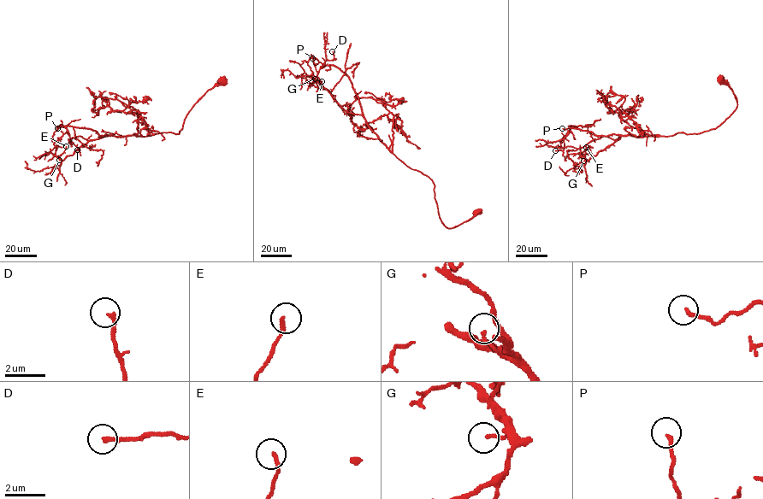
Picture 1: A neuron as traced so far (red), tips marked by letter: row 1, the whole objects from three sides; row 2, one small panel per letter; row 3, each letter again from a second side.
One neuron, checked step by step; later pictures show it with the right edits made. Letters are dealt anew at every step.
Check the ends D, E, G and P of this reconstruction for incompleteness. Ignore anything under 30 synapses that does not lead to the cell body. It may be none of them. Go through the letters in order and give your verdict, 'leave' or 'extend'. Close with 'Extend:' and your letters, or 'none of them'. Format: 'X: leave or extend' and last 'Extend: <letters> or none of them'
D: leave
E: leave
G: leave
P: leave
Extend: none of them

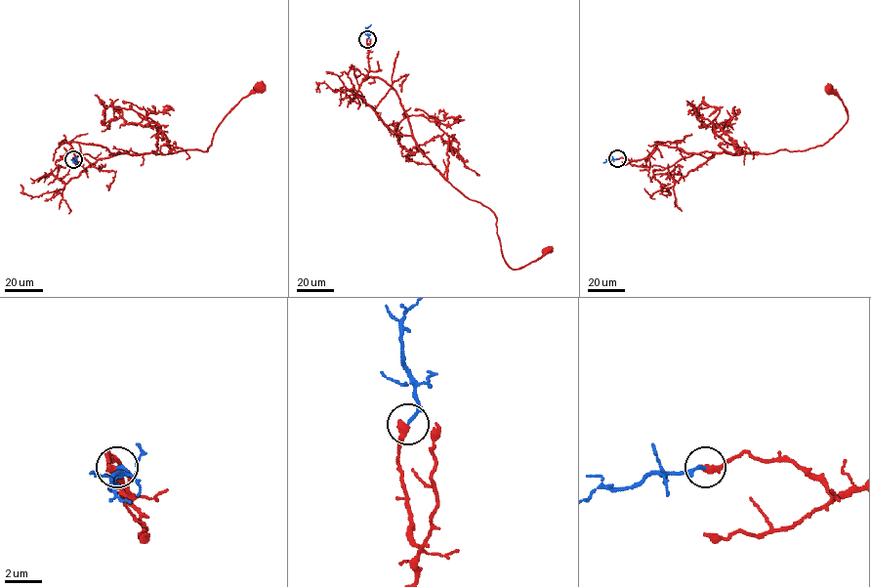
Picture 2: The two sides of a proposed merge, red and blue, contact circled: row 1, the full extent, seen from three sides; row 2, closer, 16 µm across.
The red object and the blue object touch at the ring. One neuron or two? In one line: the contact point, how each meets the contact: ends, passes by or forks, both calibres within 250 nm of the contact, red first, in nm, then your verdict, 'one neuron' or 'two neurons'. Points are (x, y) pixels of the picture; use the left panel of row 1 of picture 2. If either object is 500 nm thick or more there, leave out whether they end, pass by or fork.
(73, 159) | red ends | blue ends | 440/170 nm | one neuron

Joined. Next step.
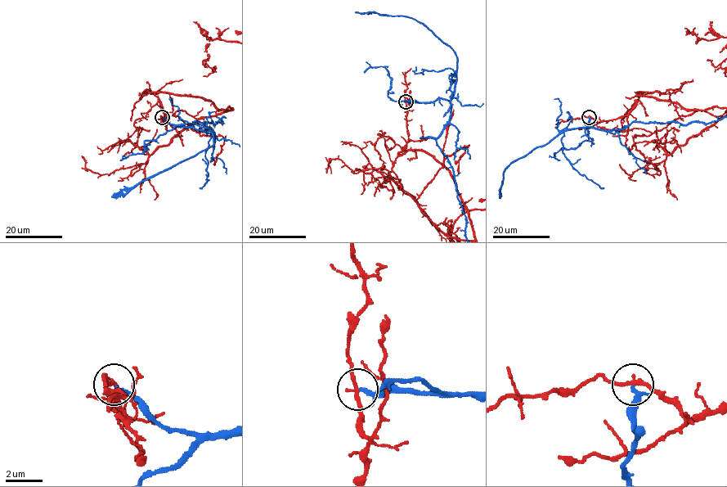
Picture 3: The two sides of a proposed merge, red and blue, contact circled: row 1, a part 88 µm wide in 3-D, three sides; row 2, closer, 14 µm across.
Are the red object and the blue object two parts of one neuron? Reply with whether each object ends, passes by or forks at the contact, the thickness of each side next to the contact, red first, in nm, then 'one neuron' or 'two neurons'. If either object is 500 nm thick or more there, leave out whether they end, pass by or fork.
red passes by; blue passes by; calibres 220 and 150 nm; two neurons

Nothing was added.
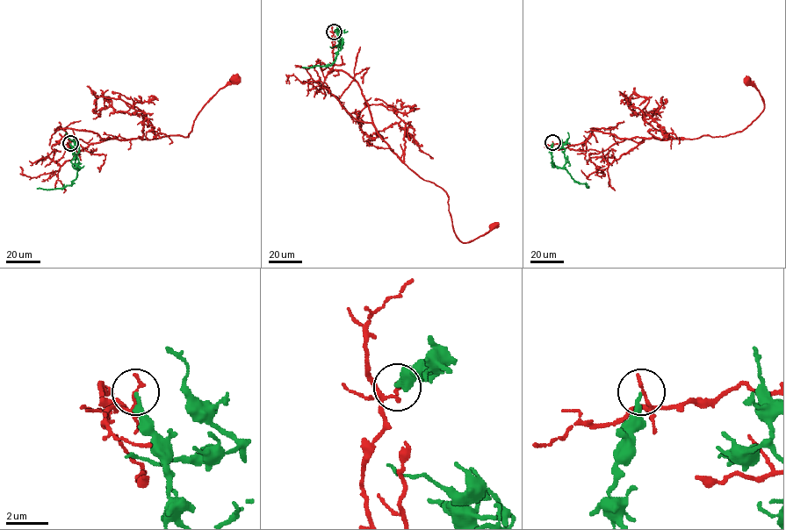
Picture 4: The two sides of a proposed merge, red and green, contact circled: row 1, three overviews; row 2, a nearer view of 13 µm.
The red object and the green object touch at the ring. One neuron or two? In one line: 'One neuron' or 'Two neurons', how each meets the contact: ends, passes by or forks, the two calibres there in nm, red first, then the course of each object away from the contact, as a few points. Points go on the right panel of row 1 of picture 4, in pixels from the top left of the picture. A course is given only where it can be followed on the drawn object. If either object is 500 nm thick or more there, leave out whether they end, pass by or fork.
Two neurons. At the ring red passes by. At the ring green ends. Thickness 110 nm (red) against 190 nm. Course of red: (552, 142), (582, 143), (594, 128), (620, 138), (659, 139), (742, 131), (764, 107), (760, 92), (747, 81). Course of green: (552, 142), (551, 161), (565, 168), (574, 180), (588, 186)

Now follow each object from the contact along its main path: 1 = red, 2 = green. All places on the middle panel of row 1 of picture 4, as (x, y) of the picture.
1: (334, 32), (328, 73), (343, 70), (357, 82), (377, 133), (446, 193), (457, 237), (469, 242), (493, 225)
2: (334, 31), (339, 31), (335, 31), (342, 40), (335, 60), (324, 66), (302, 67)

